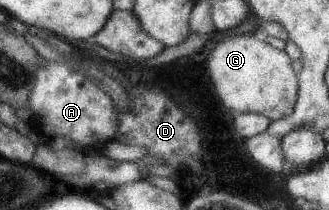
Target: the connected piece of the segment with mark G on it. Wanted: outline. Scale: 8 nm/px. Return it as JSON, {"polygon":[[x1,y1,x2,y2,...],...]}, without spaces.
{"polygon":[[252,35,223,37,220,42,214,44,214,48,210,50,206,64,204,64,221,105,225,109,234,110,234,112,261,114,269,121,275,121,292,114,298,94,298,80,297,74,290,67,292,60,284,50,275,49,264,41,256,40]]}

